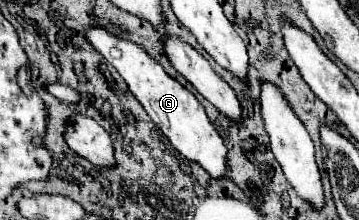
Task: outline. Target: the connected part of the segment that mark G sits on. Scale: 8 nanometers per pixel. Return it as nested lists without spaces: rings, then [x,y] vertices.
[[[87,26],[85,38],[123,76],[129,90],[135,94],[135,98],[141,102],[141,106],[147,110],[159,130],[169,138],[171,146],[187,160],[201,164],[211,174],[211,178],[221,178],[227,170],[227,148],[215,126],[209,122],[205,108],[199,104],[195,94],[191,94],[183,84],[179,84],[171,74],[167,74],[163,66],[143,50],[143,46],[121,40],[119,36],[103,30],[101,26]]]

